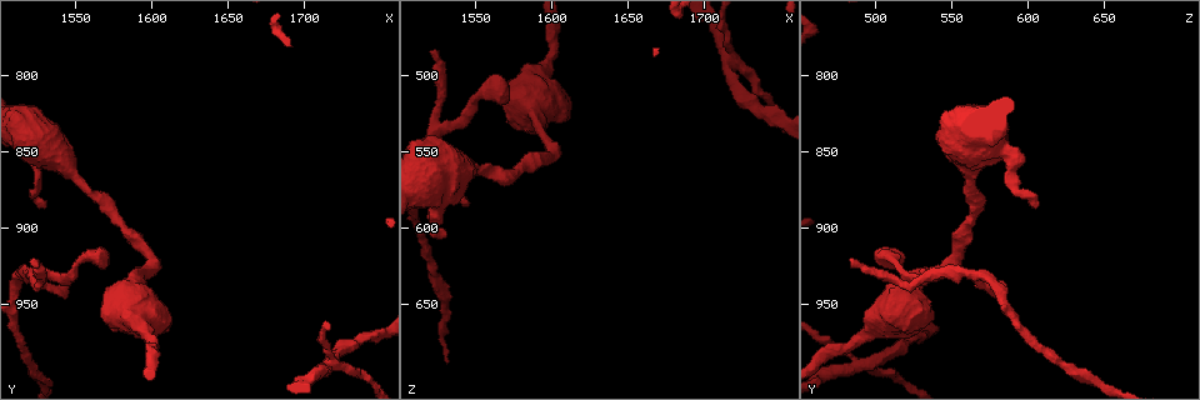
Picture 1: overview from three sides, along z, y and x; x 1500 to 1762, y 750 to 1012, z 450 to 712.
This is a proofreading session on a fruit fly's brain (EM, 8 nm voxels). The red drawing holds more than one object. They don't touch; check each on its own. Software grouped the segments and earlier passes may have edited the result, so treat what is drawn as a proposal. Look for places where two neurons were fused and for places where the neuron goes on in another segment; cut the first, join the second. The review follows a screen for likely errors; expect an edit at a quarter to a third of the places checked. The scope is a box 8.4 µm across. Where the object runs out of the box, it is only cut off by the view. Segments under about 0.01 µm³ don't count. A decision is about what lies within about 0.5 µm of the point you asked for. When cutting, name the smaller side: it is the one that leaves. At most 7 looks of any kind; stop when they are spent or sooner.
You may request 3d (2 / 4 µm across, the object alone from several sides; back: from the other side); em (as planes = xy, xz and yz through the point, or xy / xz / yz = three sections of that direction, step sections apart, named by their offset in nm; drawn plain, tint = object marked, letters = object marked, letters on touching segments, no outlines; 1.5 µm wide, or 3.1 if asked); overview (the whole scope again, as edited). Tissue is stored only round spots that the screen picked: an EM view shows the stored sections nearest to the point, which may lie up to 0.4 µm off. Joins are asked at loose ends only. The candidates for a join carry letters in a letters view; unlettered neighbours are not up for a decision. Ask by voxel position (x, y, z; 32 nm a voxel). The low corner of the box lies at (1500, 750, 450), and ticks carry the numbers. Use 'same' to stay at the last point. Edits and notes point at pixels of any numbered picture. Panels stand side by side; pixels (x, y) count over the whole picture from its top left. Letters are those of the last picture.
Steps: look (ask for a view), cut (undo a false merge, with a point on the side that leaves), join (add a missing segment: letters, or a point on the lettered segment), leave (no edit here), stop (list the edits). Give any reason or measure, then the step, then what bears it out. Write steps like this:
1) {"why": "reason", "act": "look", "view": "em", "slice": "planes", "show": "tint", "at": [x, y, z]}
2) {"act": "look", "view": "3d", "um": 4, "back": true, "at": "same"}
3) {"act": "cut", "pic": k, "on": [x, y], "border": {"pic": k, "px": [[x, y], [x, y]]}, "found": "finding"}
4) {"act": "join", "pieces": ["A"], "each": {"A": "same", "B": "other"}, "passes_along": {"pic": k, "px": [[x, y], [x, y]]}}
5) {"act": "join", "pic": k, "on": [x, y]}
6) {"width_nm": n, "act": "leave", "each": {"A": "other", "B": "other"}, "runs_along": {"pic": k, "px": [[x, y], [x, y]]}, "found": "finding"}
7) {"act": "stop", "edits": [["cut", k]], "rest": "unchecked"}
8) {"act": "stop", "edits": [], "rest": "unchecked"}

{"why": "an open end", "act": "look", "view": "3d", "um": 4, "back": true, "at": [1546, 936, 584]}

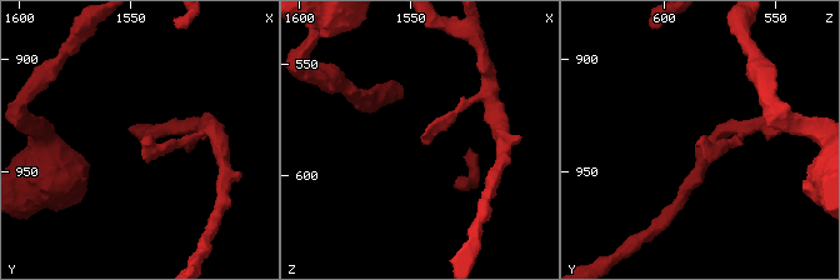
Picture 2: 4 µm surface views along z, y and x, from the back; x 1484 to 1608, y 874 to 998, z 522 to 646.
{"why": "now the EM", "act": "look", "view": "em", "slice": "planes", "show": "letters", "at": [1545, 937, 584]}

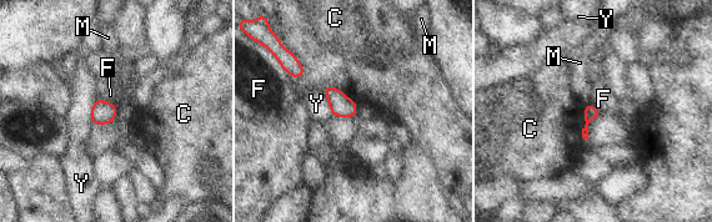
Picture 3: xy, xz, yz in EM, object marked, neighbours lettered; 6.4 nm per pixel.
{"width_nm": 90, "longest_contact_nm": ["C", 180], "act": "leave", "each": {"C": "other", "F": "other", "M": "other", "Y": "other"}, "found": "no lettered segment goes on from it"}

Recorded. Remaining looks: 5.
{"why": "four-way junction", "act": "look", "view": "3d", "um": 4, "back": true, "at": [1714, 990, 488]}

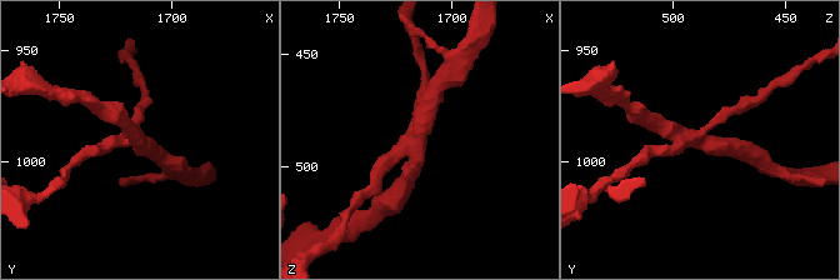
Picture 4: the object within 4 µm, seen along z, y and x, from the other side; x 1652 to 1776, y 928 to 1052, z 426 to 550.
{"arms": 4, "act": "look", "view": "em", "slice": "planes", "show": "plain", "at": [1715, 990, 491]}

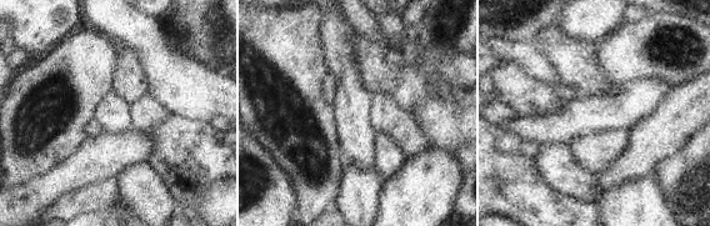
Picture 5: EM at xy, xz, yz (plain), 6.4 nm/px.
{"act": "look", "view": "em", "slice": "planes", "show": "letters", "at": "same"}

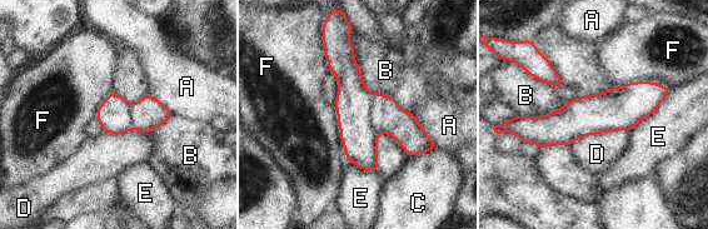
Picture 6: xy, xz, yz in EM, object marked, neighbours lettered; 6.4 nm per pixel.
{"act": "cut", "pic": 6, "on": [354, 103], "each": {"A": "other", "B": "other", "C": "other", "D": "other", "E": "other", "F": "other"}, "border": {"pic": 6, "px": [[372, 94], [372, 123], [378, 132]]}, "found": "two neurons meet here"}

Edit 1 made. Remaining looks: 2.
{"act": "stop", "edits": [["cut", 6]], "rest": "unchecked"}

